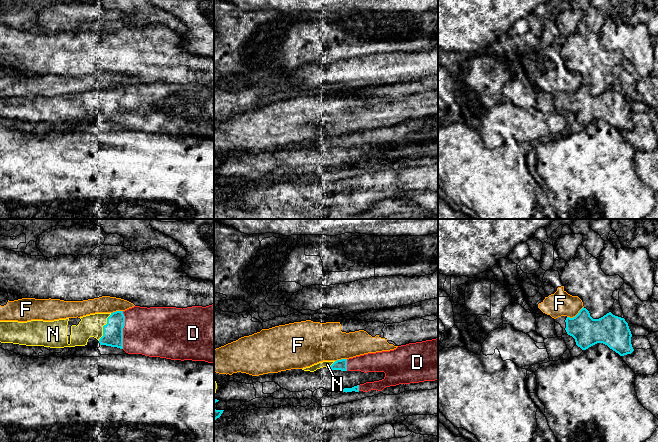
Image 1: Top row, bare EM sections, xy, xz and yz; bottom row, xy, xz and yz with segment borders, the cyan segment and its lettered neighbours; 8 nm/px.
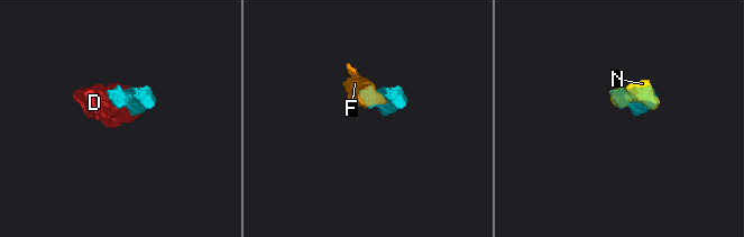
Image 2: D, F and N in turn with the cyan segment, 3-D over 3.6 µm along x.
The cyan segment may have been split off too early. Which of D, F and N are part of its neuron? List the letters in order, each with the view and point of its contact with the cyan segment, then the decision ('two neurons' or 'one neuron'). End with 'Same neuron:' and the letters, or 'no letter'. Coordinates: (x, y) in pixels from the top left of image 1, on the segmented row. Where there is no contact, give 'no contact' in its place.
D: meets cyan in xy at (122, 330); one neuron
F: meets cyan in yz at (576, 315); two neurons
N: meets cyan in xy at (103, 327); one neuron
Same neuron: D, N

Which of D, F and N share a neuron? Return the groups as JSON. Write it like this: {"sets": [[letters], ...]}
{"sets": [["D", "N"], ["F"]]}

